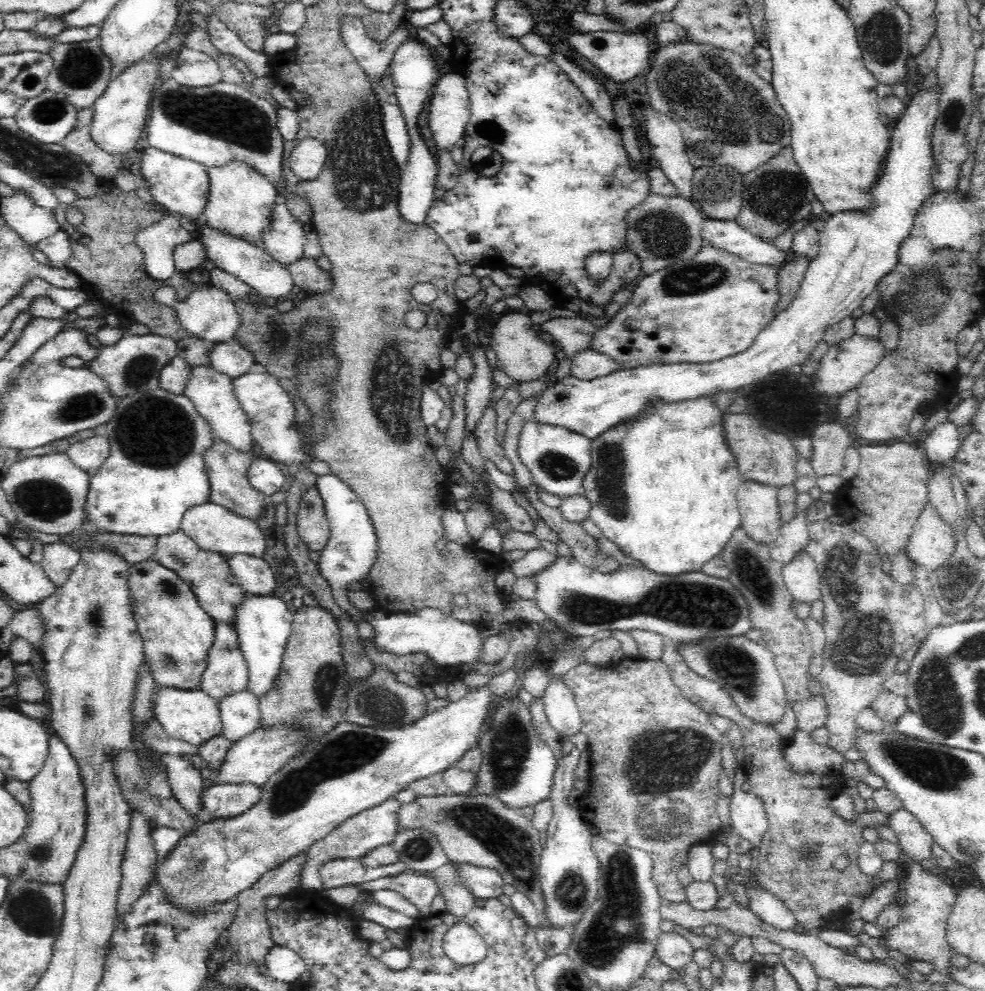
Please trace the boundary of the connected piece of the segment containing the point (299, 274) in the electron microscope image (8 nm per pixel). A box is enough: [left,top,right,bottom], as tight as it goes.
[284,256,332,294]

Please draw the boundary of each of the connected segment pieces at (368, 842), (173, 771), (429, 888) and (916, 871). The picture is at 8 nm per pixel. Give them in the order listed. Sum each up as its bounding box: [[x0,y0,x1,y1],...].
[[300,797,401,891],[161,755,213,822],[355,873,439,919],[883,860,956,974]]

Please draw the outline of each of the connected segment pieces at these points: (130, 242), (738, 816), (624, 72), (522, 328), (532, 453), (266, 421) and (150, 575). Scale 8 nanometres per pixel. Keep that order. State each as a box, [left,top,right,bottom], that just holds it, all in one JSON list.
[[54,185,205,341],[730,783,768,850],[566,28,653,83],[488,310,557,383],[518,417,593,498],[233,369,329,477],[127,559,216,689]]

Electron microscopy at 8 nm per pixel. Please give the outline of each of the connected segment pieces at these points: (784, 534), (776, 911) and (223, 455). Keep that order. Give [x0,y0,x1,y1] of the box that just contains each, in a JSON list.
[[767,511,809,564],[746,880,798,930],[203,437,268,520]]

